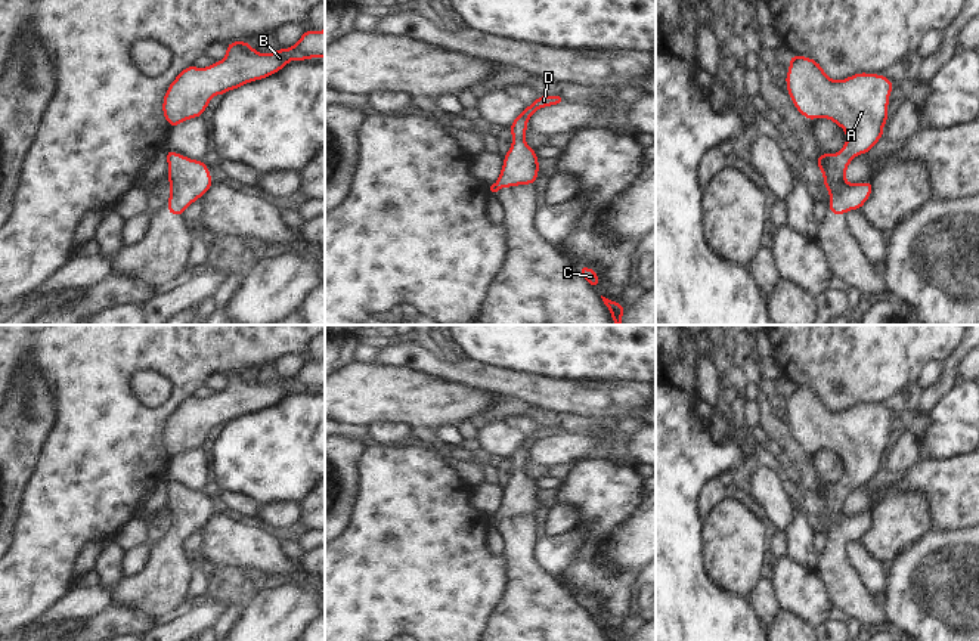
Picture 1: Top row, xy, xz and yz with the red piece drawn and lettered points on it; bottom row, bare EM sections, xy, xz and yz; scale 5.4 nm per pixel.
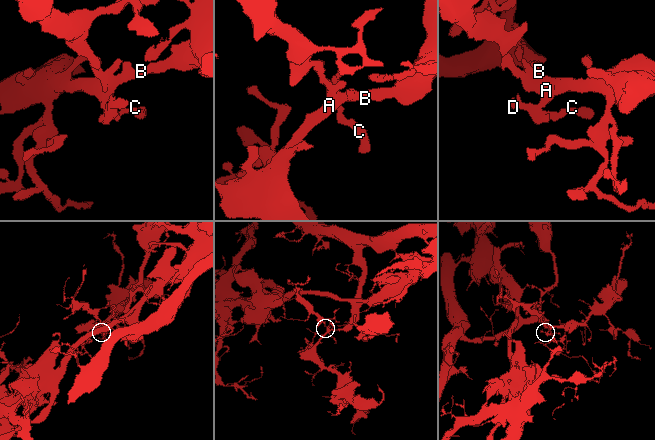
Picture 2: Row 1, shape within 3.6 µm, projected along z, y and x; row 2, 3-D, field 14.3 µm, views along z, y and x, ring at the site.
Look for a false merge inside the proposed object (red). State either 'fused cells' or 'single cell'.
single cell

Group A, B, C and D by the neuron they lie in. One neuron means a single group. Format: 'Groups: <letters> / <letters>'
Groups: A B C D.

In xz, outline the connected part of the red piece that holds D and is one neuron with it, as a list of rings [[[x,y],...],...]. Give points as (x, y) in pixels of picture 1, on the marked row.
[[[563,95],[537,96],[533,103],[509,124],[512,145],[504,155],[504,165],[501,176],[490,186],[492,192],[498,192],[502,188],[535,185],[539,174],[539,160],[536,149],[532,149],[526,143],[527,121],[540,108],[560,105],[566,102]]]

